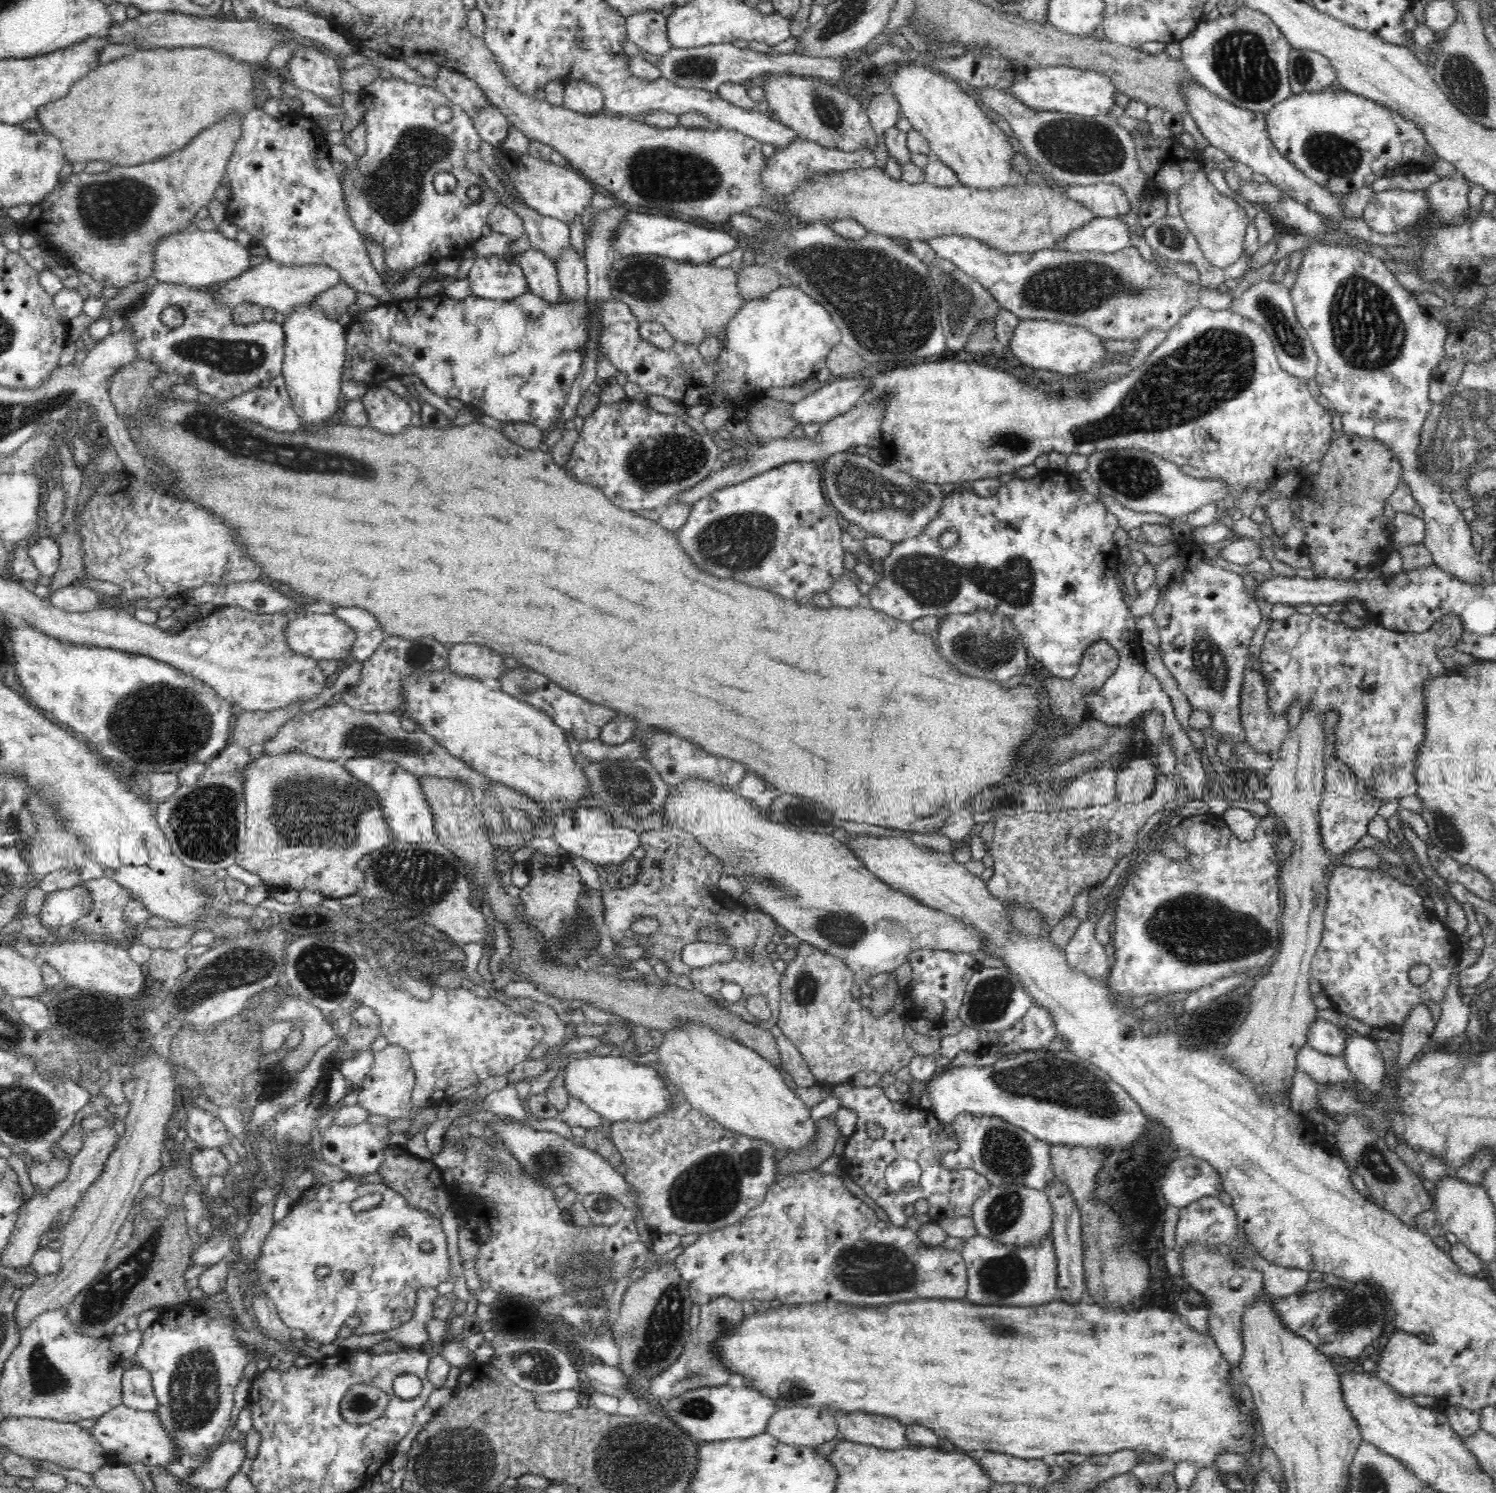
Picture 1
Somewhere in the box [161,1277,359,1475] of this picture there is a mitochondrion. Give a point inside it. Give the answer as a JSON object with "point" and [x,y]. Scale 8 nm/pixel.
{"point":[193,1397]}

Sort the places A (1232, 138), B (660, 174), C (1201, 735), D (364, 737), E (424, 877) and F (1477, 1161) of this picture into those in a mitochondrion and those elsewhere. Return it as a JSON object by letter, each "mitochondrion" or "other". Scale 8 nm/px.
{"A":"other","B":"mitochondrion","C":"other","D":"mitochondrion","E":"mitochondrion","F":"other"}

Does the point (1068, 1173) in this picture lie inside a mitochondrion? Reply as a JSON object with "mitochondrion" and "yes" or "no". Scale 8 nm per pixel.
{"mitochondrion":"no"}

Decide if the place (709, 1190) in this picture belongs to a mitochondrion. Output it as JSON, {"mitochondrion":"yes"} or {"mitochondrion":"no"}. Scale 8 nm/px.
{"mitochondrion":"yes"}

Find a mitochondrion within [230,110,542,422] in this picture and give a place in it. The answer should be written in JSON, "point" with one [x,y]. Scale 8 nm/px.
{"point":[392,188]}

